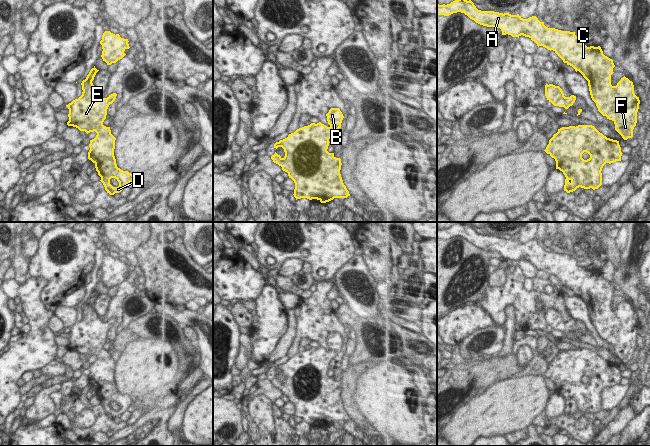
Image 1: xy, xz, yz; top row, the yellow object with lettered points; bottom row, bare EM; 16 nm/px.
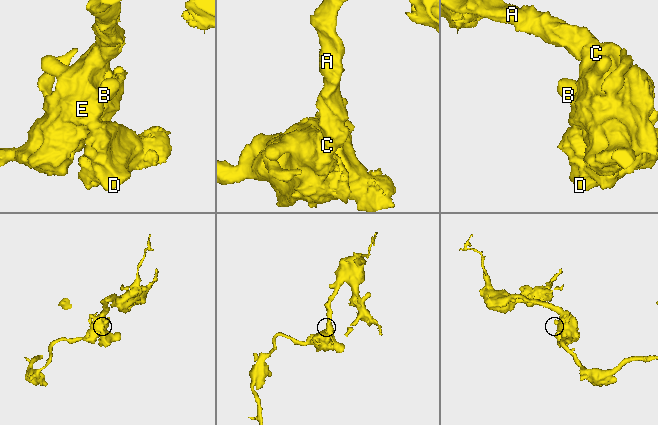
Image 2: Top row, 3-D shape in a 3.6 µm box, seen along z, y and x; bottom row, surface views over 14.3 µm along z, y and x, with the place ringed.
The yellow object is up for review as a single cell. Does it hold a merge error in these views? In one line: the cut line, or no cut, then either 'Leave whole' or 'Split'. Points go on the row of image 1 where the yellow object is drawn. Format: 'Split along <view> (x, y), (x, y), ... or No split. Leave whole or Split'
No split. Leave whole.

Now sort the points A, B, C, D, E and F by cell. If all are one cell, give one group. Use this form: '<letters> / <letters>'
A B C D E F

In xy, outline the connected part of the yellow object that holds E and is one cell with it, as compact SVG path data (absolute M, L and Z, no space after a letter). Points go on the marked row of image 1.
M95 66L90 70L81 83L82 95L66 105L69 109L67 125L87 134L94 131L97 133L96 137L90 140L88 159L95 164L107 193L114 195L127 188L134 175L117 167L114 156L116 138L111 134L110 127L103 125L107 109L115 101L117 94L103 98L96 90L92 81L98 71Z

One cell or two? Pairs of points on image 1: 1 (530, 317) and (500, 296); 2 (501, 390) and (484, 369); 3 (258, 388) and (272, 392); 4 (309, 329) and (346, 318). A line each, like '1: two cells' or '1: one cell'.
1: one cell
2: two cells
3: one cell
4: two cells

